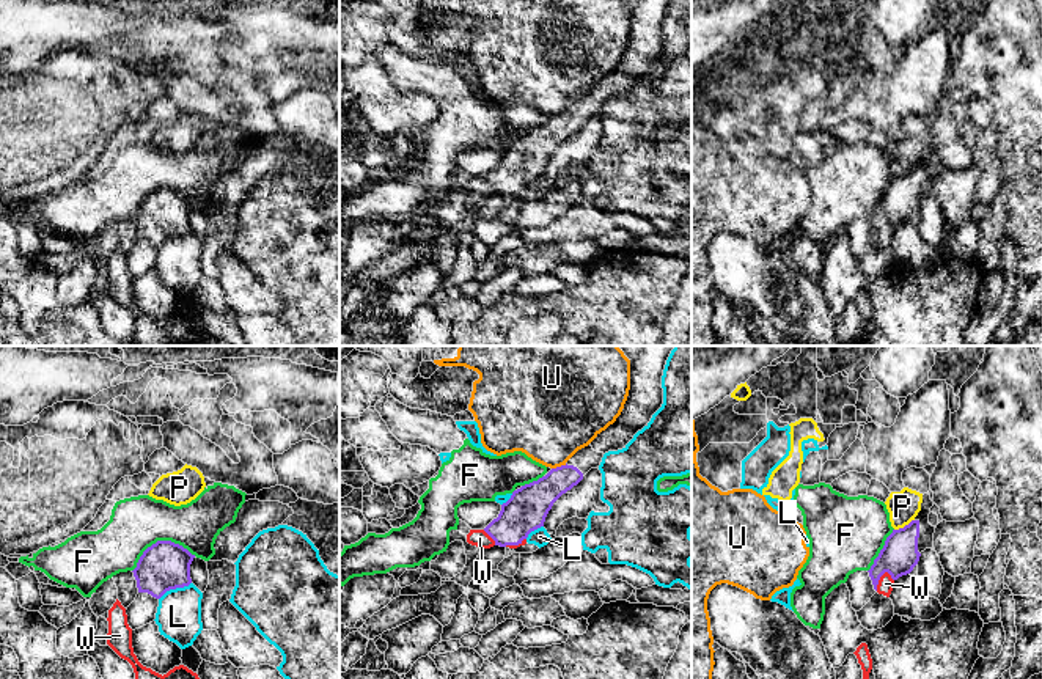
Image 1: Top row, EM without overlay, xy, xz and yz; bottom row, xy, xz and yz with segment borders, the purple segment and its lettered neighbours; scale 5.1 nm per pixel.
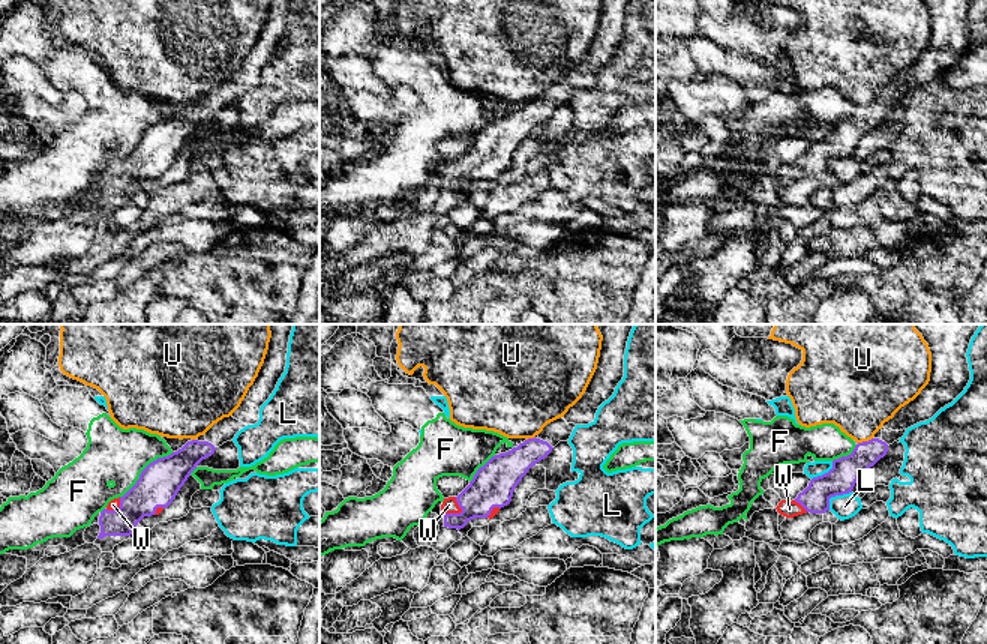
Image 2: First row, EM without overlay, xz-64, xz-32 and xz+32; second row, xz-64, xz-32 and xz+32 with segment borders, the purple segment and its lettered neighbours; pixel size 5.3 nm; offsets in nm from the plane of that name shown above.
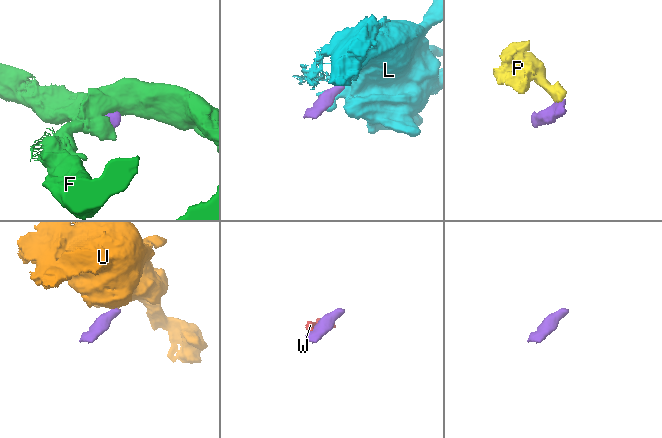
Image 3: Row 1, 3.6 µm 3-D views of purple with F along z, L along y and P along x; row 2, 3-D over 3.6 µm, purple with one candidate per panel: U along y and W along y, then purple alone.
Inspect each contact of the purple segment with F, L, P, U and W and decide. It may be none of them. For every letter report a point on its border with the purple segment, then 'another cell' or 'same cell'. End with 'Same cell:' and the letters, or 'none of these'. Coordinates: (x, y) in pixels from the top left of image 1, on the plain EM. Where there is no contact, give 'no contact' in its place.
F: xy (159, 189) | another cell
L: xy (175, 236) | another cell
P: yz (906, 173) | another cell
U: xz (558, 115) | another cell
W: yz (879, 227) | same cell
Same cell: W

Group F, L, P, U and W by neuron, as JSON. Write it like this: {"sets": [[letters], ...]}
{"sets": [["F"], ["L", "P"], ["U"], ["W"]]}

